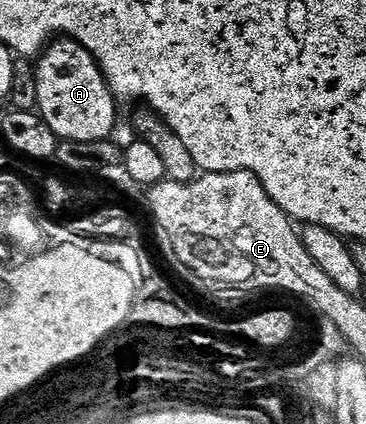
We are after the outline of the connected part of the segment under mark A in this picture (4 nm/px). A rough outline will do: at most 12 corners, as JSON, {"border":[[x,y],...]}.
{"border":[[78,40],[41,53],[37,112],[58,141],[108,140],[115,93]]}

